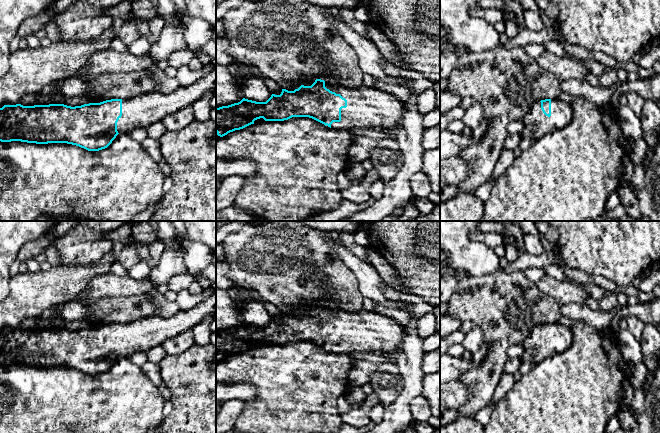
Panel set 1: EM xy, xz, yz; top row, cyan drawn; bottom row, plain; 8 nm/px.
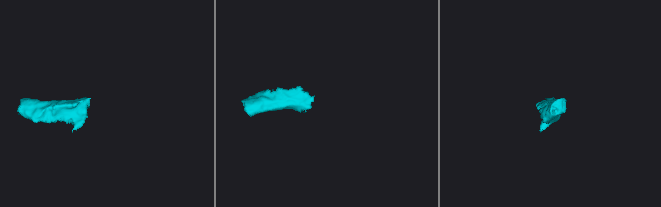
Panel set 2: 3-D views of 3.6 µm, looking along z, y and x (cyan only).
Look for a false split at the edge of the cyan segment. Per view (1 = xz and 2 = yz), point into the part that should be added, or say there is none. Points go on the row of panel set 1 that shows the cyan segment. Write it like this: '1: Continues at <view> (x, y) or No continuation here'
1: Continues at xz (367, 107)
2: Continues at yz (536, 124)

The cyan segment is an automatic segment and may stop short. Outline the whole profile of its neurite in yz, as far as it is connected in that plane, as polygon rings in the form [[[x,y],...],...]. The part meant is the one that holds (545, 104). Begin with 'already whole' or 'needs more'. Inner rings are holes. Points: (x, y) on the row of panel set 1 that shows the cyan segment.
needs more | [[[559,99],[538,101],[522,118],[522,138],[539,140],[567,126],[571,122],[572,115],[572,106]]]

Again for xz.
needs more | [[[316,79],[311,86],[301,85],[294,91],[282,89],[280,95],[272,94],[266,102],[256,102],[243,98],[238,103],[216,108],[216,133],[218,136],[223,137],[230,132],[254,124],[254,121],[260,118],[263,118],[265,121],[284,121],[292,117],[309,117],[327,127],[335,129],[350,130],[352,128],[370,128],[393,131],[404,113],[405,104],[402,100],[376,88],[367,87],[365,85],[355,88],[346,87],[335,82],[326,82],[321,79]]]

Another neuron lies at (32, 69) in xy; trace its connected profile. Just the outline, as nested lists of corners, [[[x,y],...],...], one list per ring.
[[[113,26],[91,40],[64,42],[56,41],[50,46],[27,47],[10,54],[9,71],[0,78],[0,108],[4,105],[16,105],[27,94],[41,94],[49,84],[60,83],[76,74],[91,58],[101,50],[110,48],[115,38]]]

